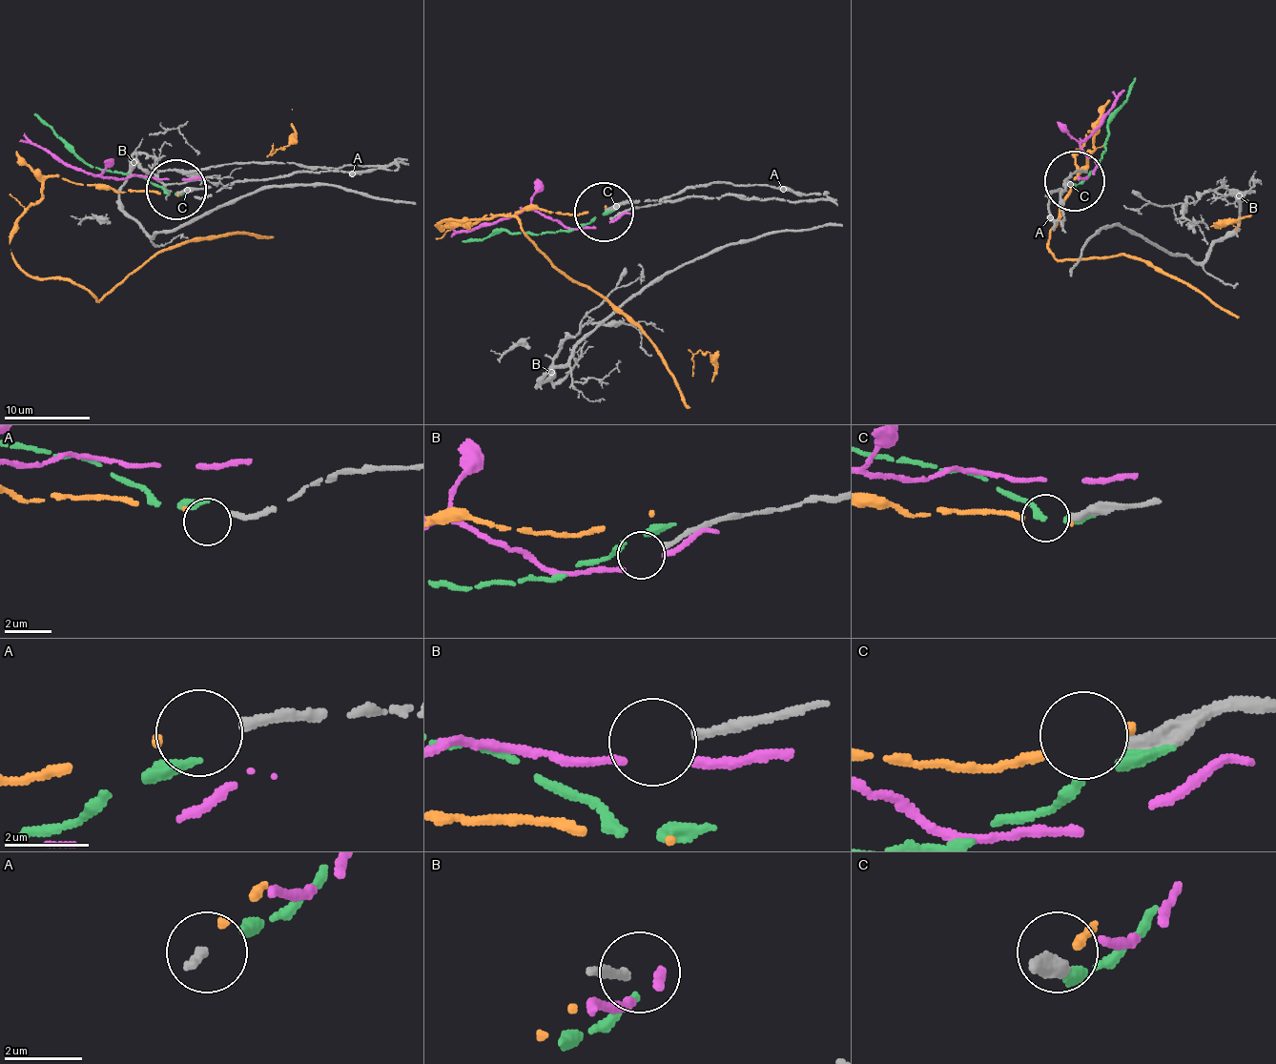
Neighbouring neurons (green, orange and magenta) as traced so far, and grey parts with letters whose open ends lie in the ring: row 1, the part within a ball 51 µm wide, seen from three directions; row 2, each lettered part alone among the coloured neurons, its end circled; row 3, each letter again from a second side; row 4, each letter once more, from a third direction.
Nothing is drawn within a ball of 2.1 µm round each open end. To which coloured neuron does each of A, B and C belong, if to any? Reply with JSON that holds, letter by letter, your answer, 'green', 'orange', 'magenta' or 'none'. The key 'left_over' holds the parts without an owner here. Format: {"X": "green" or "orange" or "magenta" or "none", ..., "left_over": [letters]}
{"A": "orange", "B": "none", "C": "none", "left_over": ["B", "C"]}

